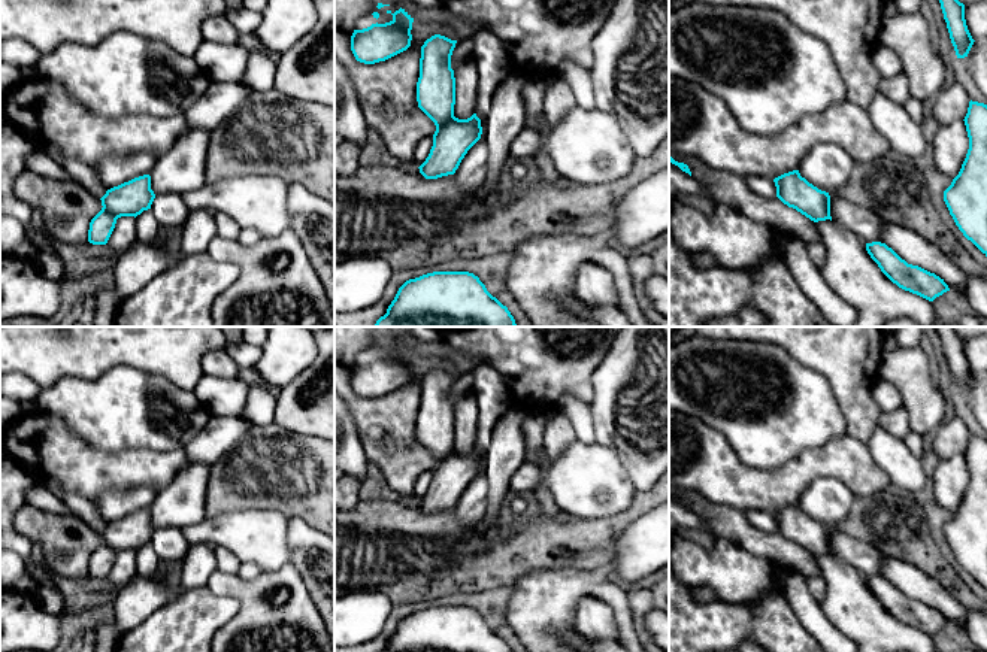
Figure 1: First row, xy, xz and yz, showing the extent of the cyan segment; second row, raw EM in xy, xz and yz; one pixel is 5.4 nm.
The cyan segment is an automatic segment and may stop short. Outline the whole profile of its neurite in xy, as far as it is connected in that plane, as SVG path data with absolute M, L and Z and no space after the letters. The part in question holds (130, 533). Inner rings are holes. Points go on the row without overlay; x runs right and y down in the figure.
M185 463L170 483L158 491L149 509L134 512L106 525L102 545L91 554L88 576L106 579L116 554L137 551L151 543L158 528L185 528L206 518L211 466Z

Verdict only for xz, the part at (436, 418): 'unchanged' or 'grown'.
grown

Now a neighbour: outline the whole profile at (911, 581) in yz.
M891 557L882 561L878 576L885 577L908 598L918 600L939 610L950 625L966 631L966 609L957 601L953 591L945 589L938 582L936 576L929 576L918 567Z

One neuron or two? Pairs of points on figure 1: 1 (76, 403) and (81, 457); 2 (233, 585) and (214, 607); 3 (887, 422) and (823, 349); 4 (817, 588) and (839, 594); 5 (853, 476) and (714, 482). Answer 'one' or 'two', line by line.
1: two
2: two
3: two
4: two
5: one

